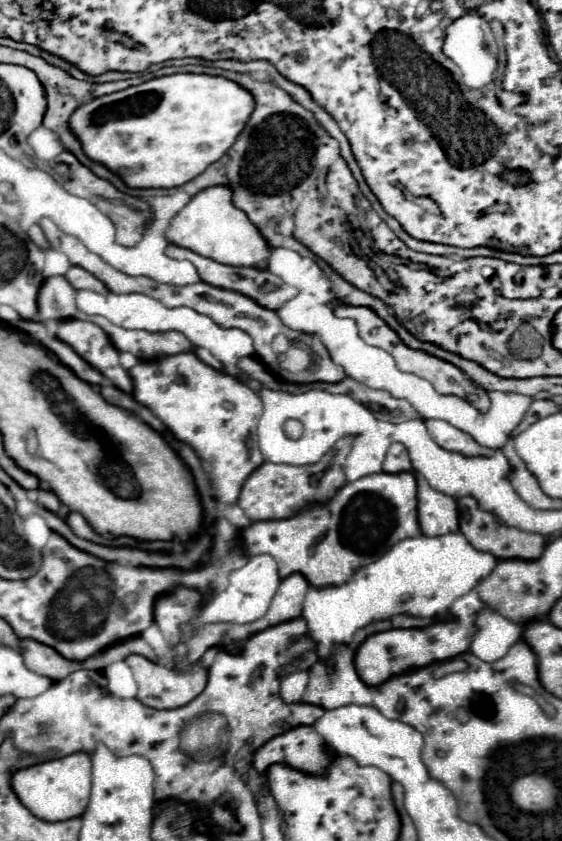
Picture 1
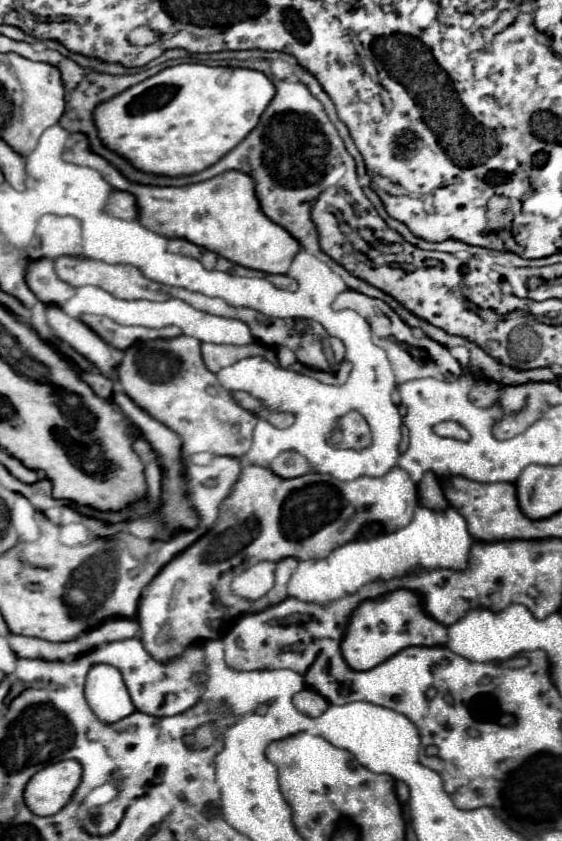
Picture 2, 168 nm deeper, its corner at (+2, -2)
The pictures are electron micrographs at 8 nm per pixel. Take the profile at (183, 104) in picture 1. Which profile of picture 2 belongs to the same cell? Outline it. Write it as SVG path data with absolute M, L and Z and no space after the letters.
M178 64L114 96L94 112L102 140L138 170L188 176L216 164L258 124L274 98L272 80L258 70L206 64Z

